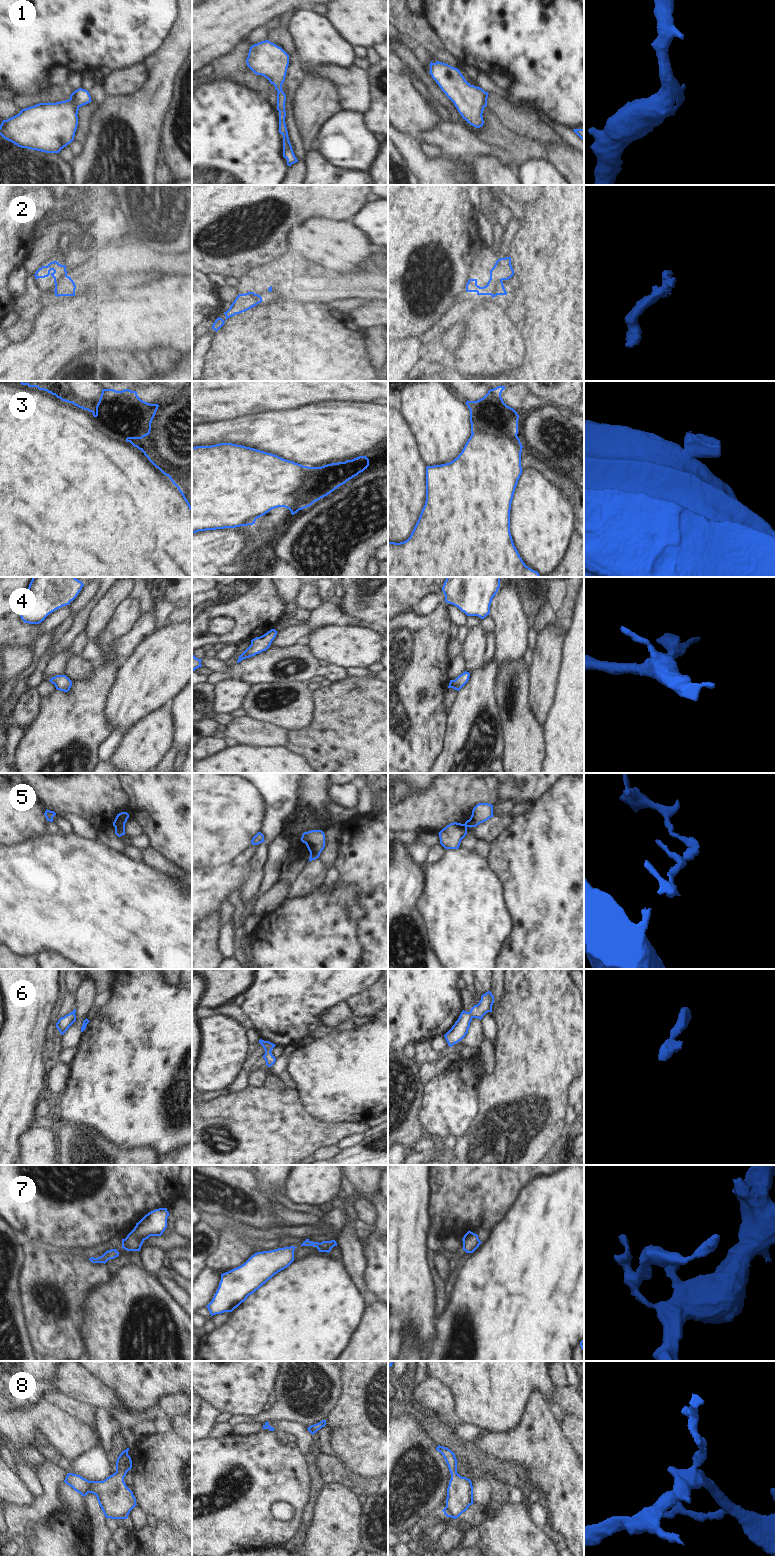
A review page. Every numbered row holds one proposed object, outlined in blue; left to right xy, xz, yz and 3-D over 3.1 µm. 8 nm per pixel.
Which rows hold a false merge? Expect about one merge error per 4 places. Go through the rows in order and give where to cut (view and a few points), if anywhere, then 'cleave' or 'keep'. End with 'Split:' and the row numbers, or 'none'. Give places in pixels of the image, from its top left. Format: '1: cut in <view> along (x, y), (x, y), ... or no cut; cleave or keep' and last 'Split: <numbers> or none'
1: no cut; keep
2: no cut; keep
3: cut in yz along (472, 433), (489, 432), (516, 436); cleave
4: no cut; keep
5: cut in xy along (124, 823), (115, 827); cleave
6: no cut; keep
7: no cut; keep
8: no cut; keep
Split: 3, 5

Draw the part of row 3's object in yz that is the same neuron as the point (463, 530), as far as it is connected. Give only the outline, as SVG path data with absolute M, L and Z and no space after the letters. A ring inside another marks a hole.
M487 432L471 434L462 452L453 461L426 467L426 501L410 537L400 543L388 541L388 577L541 577L525 565L510 533L510 510L515 488L522 474L522 444L518 436L495 435Z

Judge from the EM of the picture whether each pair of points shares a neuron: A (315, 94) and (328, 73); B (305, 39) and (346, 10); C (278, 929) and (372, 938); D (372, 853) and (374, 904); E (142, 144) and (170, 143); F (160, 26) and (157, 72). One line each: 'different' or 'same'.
A: different
B: different
C: different
D: same
E: different
F: different

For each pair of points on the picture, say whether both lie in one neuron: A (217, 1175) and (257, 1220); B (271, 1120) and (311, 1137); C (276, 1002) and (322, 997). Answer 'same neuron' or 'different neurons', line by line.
A: same neuron
B: same neuron
C: same neuron

